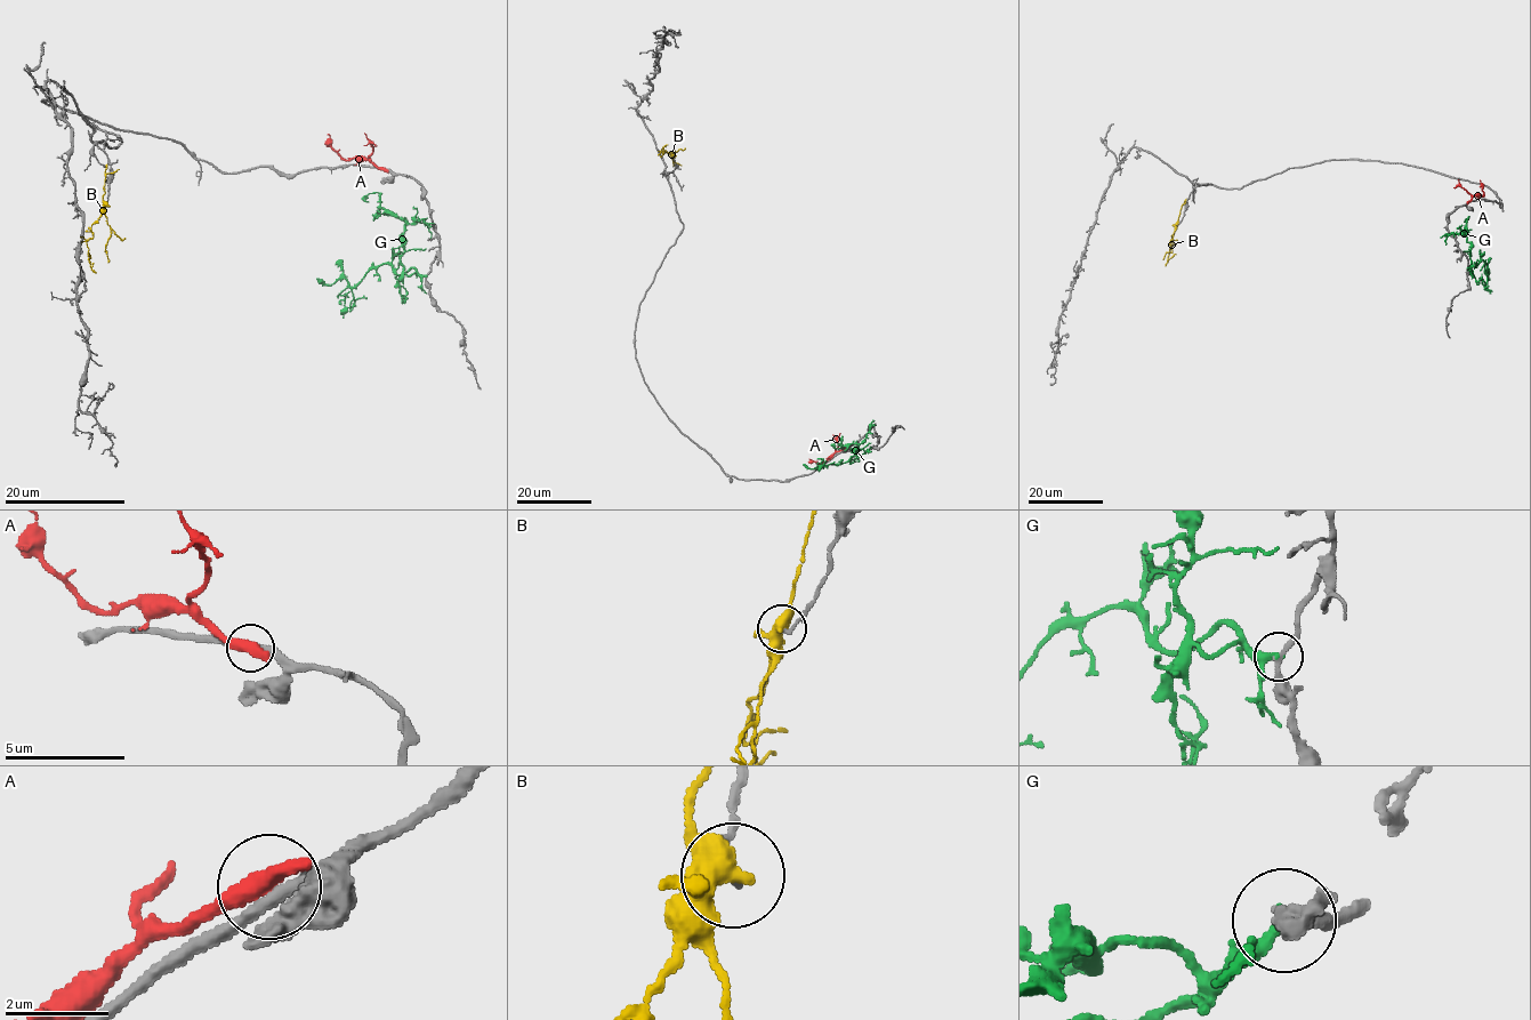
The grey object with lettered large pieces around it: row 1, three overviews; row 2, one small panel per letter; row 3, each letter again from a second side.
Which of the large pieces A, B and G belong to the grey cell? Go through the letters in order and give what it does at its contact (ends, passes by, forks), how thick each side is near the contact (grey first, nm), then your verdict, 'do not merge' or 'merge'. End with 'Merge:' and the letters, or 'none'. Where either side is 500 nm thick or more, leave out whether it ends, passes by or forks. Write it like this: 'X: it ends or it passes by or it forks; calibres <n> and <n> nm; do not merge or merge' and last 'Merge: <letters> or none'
A: calibres 240 and 550 nm; do not merge
B: it forks; calibres 140 and 380 nm; do not merge
G: it passes by; calibres 220 and 200 nm; do not merge
Merge: none

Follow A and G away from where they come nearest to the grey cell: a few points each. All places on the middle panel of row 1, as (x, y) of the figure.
A: (845, 449), (821, 463), (811, 459)
G: (871, 448), (867, 451), (855, 449), (856, 443), (836, 449), (832, 444), (836, 446)

